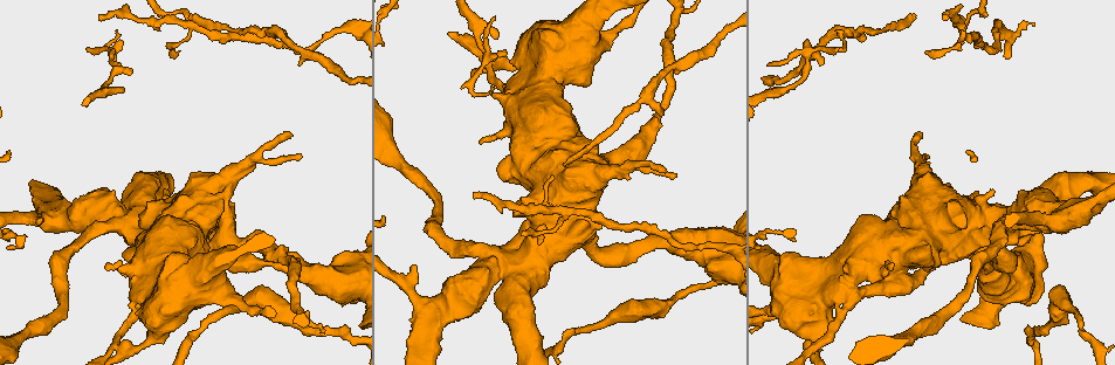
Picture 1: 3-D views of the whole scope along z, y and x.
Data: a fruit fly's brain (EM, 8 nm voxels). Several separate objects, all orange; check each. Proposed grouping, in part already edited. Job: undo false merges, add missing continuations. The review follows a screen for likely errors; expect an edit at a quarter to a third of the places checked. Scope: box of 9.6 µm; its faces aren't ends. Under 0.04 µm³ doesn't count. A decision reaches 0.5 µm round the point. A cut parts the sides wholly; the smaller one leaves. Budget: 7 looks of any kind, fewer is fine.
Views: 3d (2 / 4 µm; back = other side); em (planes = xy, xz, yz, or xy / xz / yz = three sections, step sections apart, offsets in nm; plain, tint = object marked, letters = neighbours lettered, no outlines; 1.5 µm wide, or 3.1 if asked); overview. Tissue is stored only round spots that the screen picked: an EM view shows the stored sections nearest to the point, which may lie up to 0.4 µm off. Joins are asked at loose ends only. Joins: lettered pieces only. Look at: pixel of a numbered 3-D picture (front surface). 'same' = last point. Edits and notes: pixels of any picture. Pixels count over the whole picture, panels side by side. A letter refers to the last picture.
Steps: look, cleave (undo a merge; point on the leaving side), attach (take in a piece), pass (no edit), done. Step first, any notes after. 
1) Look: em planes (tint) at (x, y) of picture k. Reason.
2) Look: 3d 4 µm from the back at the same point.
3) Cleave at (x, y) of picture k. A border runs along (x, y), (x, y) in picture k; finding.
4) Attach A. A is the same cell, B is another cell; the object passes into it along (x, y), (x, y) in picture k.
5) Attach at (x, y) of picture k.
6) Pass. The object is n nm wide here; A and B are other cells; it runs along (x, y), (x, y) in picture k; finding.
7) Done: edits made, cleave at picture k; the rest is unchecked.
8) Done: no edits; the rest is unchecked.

Look: em xy step 8 (letters) at (193, 22) of picture 1. Three-way junction.

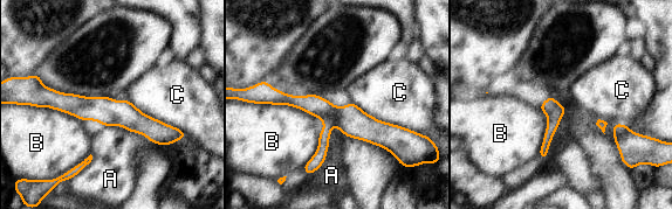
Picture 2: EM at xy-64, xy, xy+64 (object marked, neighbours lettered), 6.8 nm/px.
Cleave at (324, 136) of picture 2. A, B and C are other cells; two neurons meet here.

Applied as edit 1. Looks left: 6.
Look: overview. See it whole again.

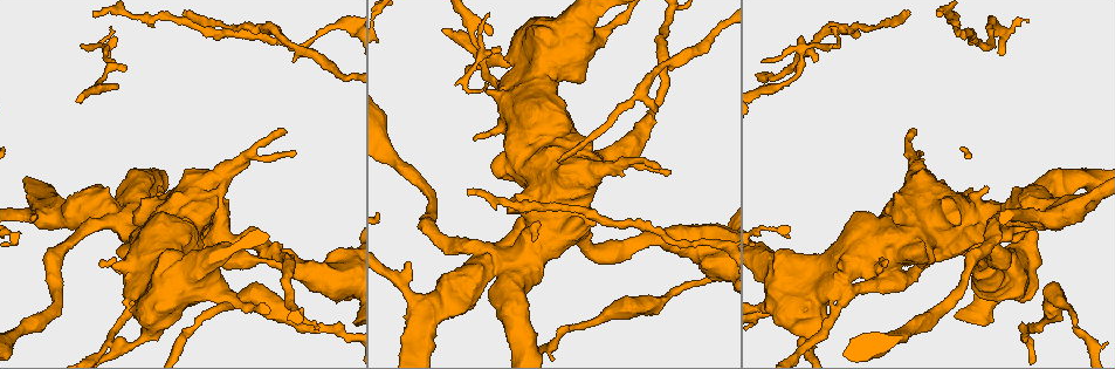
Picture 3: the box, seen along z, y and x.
Look: 3d 4 µm at (656, 111) of picture 3. An open end.

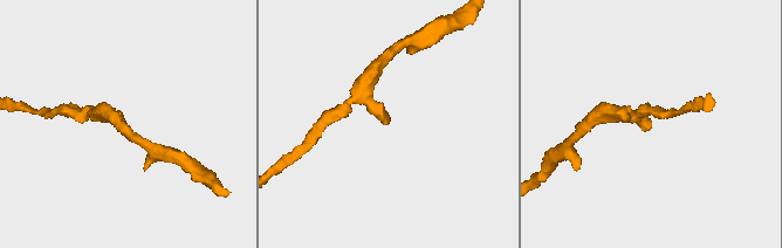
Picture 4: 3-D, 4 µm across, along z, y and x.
Look: em yz step 8 (plain) at (387, 119) of picture 4. Shape alone is not enough.

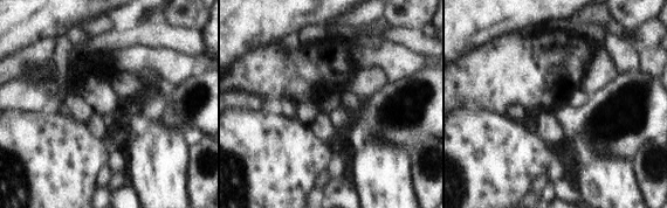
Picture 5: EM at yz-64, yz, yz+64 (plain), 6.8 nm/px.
Look: em yz step 8 (letters) at the same point. See the neighbours.

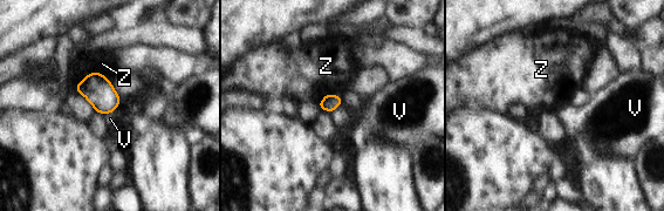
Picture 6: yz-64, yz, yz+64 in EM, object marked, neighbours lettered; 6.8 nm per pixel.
Pass. V and Z are other cells; a border runs along (342, 103), (330, 114) in picture 6; no lettered piece goes on from it.

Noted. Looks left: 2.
Done: edits made, cleave at picture 2; the rest is unchecked.

